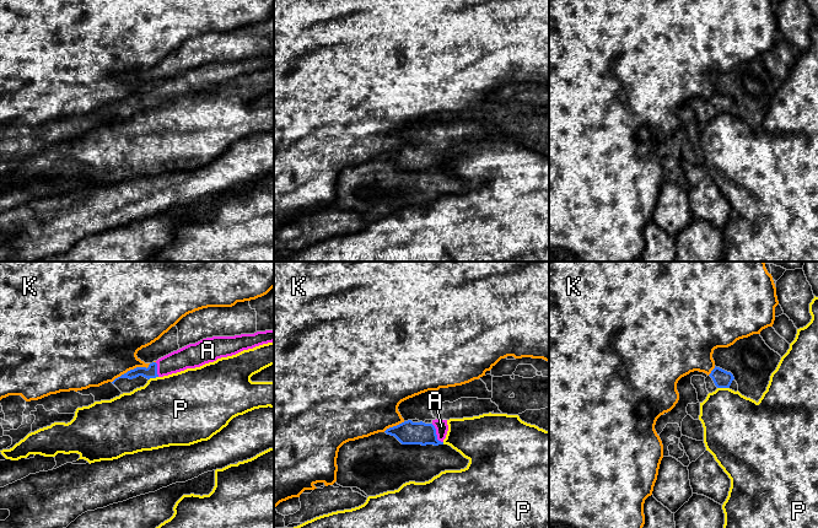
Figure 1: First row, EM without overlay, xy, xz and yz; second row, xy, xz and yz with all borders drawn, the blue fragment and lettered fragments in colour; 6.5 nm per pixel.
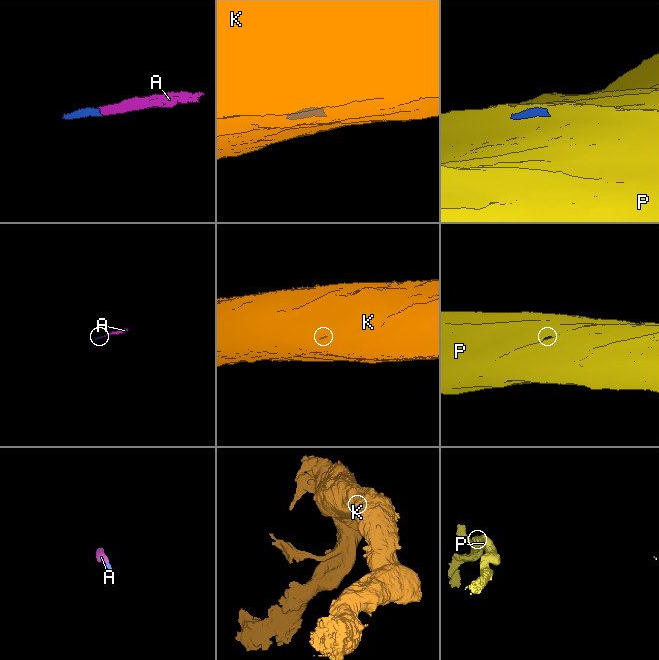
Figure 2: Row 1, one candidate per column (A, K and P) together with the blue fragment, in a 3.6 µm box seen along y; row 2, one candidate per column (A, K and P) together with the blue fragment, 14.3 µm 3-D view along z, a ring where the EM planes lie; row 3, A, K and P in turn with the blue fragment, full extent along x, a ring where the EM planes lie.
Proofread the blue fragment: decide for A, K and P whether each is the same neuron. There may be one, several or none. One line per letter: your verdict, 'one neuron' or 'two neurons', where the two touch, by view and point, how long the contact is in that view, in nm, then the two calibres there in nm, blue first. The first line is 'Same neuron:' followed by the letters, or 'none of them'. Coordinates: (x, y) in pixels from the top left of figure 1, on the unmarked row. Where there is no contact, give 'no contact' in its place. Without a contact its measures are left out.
Same neuron: A
A: one neuron | xz (435, 159) | 150 nm | 160/90 nm
K: two neurons | xy (130, 95) | 280 nm | 80/480 nm
P: two neurons | yz (724, 112) | 80 nm | 120/400 nm

